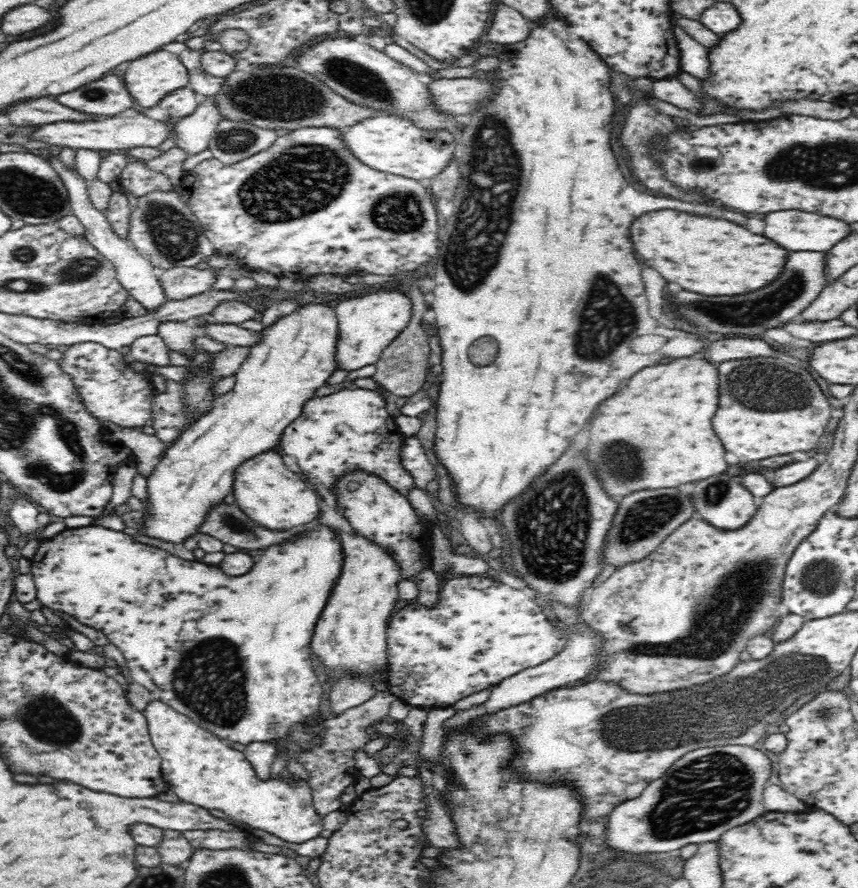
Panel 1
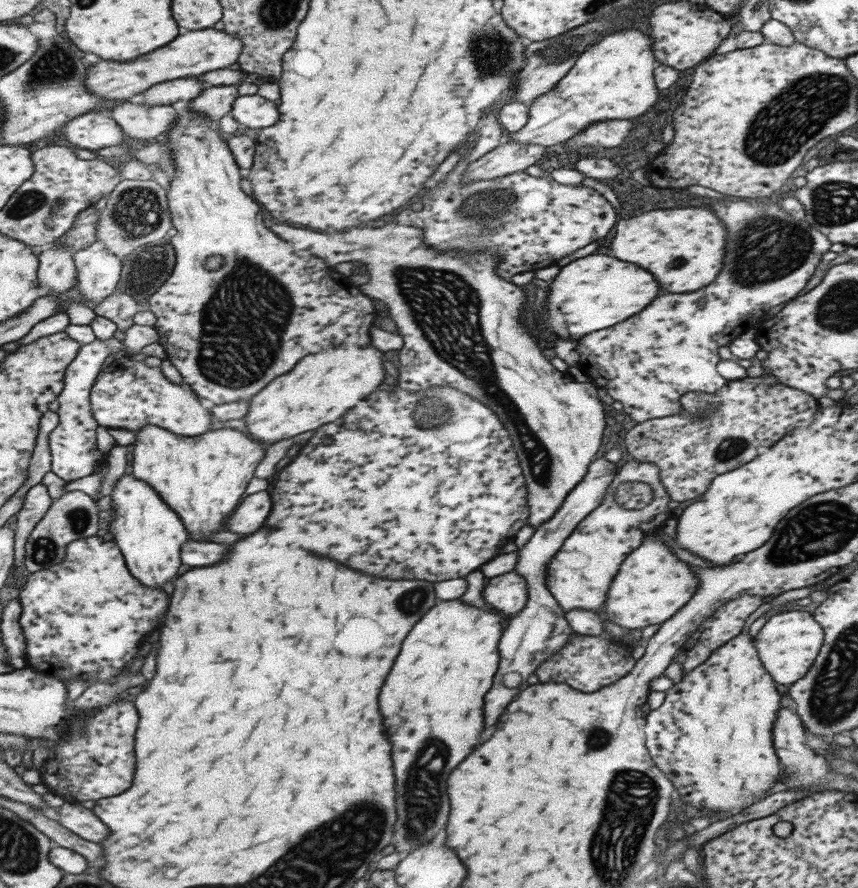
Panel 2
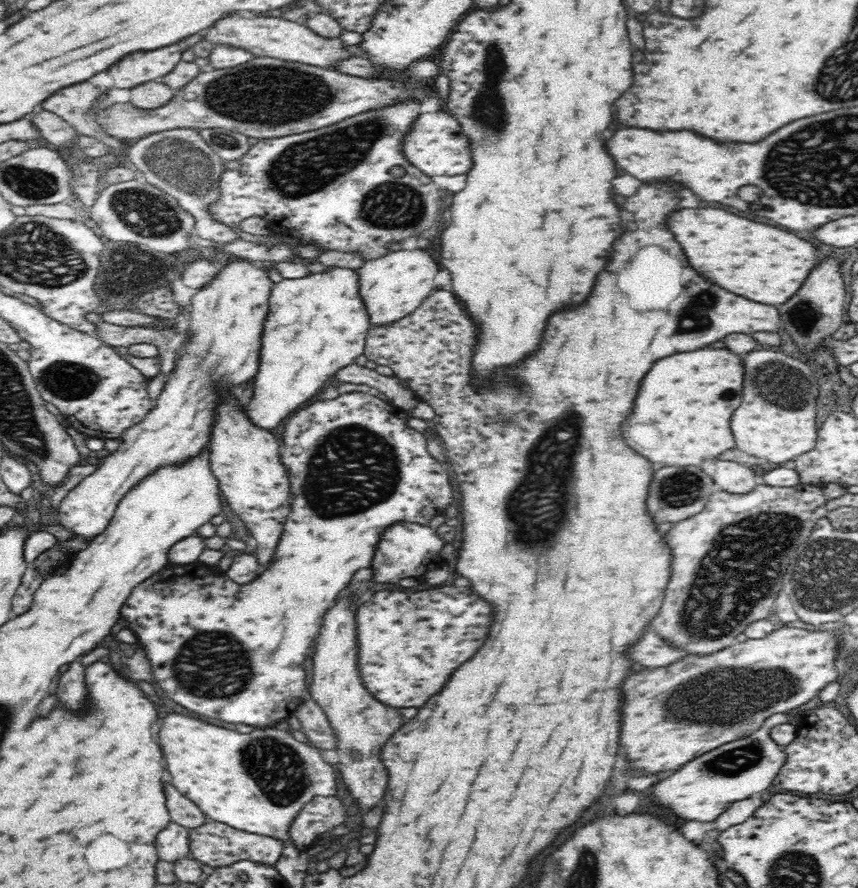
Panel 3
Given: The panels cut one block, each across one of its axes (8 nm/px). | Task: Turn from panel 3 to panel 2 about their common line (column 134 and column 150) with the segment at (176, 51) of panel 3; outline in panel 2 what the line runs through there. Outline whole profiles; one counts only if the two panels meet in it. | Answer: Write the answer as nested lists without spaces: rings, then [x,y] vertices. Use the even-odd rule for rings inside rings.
[[[205,28],[205,30],[185,32],[177,36],[173,42],[161,46],[159,50],[143,54],[137,60],[129,60],[129,62],[99,60],[91,68],[87,68],[85,88],[103,100],[123,100],[125,102],[127,98],[135,94],[147,92],[151,86],[159,82],[163,84],[163,82],[171,82],[179,78],[195,78],[199,74],[227,68],[229,64],[237,62],[239,54],[241,54],[241,42],[223,30],[217,32],[213,28]]]

